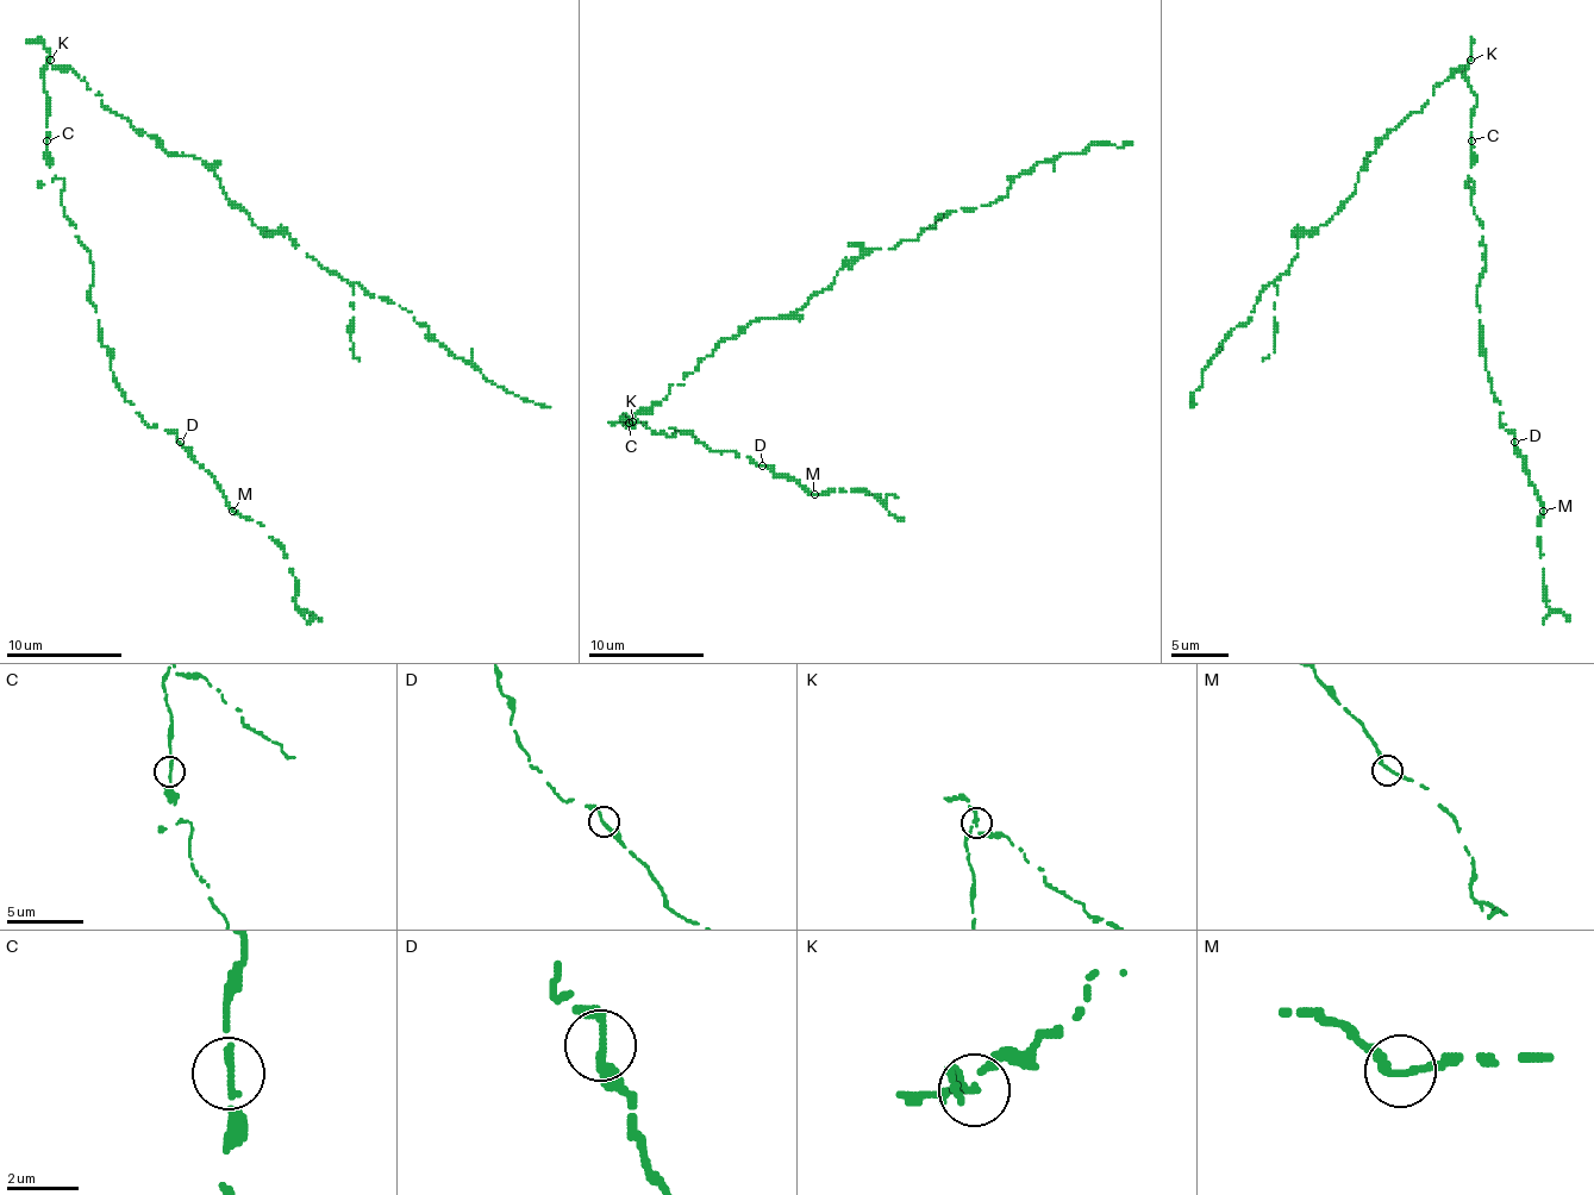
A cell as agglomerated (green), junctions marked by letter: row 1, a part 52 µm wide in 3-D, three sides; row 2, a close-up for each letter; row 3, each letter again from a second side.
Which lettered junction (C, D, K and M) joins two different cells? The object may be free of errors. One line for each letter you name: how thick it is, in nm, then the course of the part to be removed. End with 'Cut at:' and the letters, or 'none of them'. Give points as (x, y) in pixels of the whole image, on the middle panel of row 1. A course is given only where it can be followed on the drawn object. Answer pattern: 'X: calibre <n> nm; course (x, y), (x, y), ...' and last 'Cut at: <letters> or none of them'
K: calibre 180 nm; course (632, 423), (722, 342), (805, 306), (839, 269), (952, 211), (996, 202), (1039, 162), (1132, 142)
Cut at: K

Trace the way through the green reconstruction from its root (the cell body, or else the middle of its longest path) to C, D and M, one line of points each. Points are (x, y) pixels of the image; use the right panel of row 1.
C: (1468, 63), (1466, 80), (1476, 98), (1471, 116), (1471, 141)
D: (1468, 63), (1466, 80), (1476, 98), (1468, 176), (1486, 248), (1480, 346), (1500, 427), (1514, 442)
M: (1468, 63), (1466, 80), (1476, 98), (1468, 176), (1486, 248), (1480, 346), (1500, 427), (1514, 433), (1543, 511)

